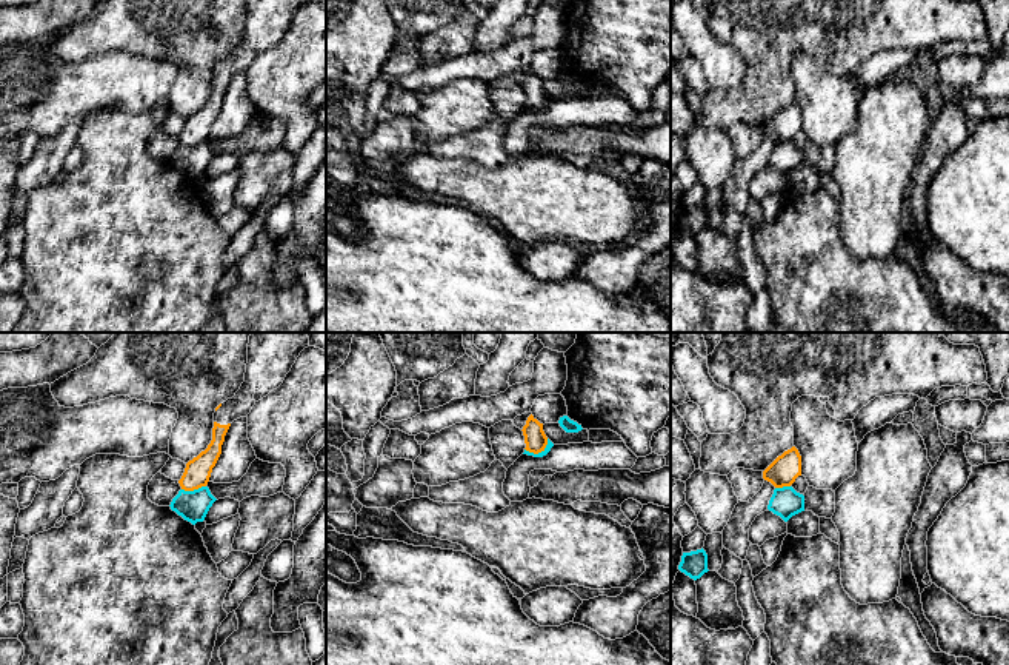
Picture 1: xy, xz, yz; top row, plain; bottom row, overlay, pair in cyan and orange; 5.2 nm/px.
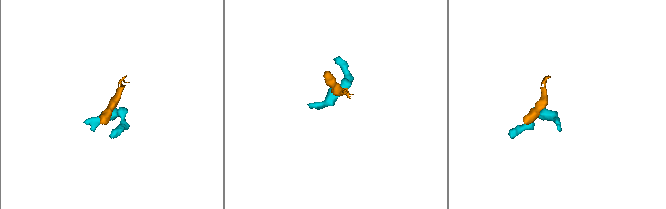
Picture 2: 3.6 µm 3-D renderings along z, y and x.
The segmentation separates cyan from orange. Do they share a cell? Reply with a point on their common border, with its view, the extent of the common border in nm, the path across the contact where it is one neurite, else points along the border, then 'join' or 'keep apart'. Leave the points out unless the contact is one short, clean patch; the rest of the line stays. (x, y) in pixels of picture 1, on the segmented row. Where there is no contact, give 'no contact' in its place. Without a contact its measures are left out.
xz (539, 453) | 140 nm | along xz (548, 439), (548, 444), (537, 453), (525, 450) | keep apart

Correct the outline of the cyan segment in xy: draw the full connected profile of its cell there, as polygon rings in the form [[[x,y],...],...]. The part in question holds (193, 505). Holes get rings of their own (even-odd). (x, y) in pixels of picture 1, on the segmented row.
[[[208,486],[194,491],[180,490],[171,502],[171,510],[181,516],[185,520],[195,525],[203,522],[209,508],[217,499],[211,494]]]

